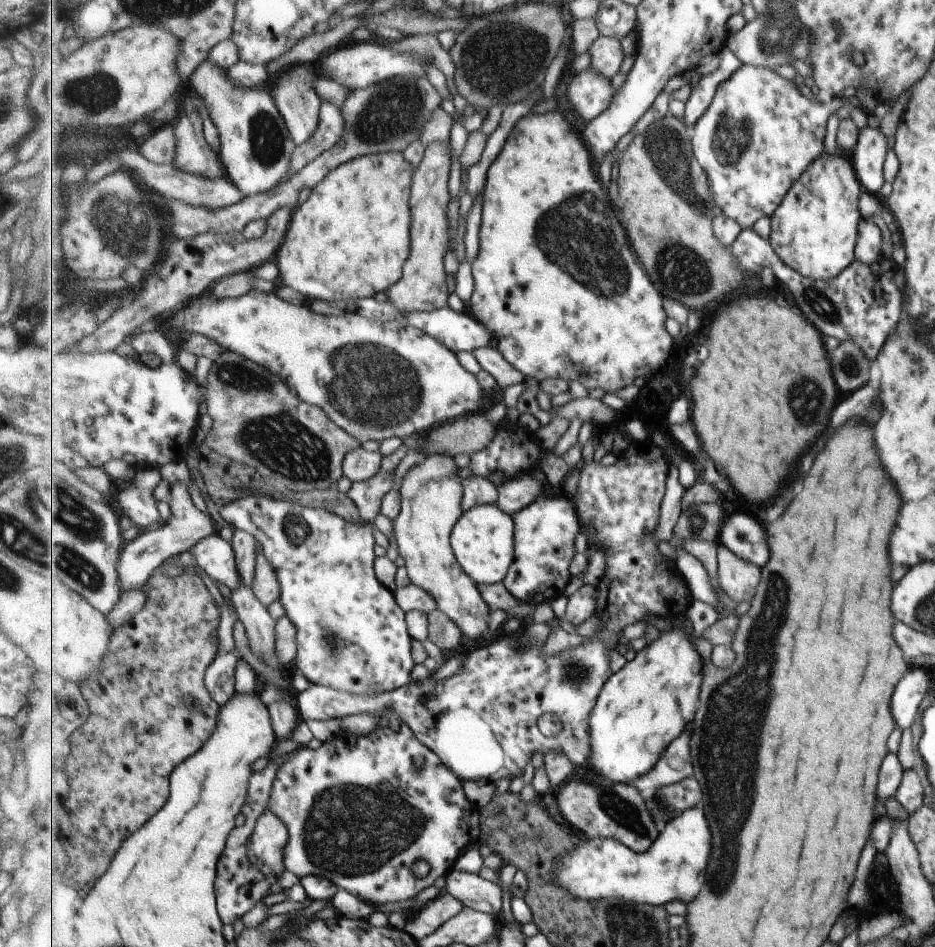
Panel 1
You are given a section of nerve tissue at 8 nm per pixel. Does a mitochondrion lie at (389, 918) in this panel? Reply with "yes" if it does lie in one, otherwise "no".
no

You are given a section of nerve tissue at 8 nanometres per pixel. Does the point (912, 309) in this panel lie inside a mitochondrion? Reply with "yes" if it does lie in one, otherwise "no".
no

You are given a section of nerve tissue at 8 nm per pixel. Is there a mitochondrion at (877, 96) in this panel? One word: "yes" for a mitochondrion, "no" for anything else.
no

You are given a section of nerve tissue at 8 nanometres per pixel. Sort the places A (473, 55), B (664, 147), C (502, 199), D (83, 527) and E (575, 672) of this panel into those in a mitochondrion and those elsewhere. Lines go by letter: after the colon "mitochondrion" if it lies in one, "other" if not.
A: mitochondrion
B: mitochondrion
C: other
D: mitochondrion
E: mitochondrion

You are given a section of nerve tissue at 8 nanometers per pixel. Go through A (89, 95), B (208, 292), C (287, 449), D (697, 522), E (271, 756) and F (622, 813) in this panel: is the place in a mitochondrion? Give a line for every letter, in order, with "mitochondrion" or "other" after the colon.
A: mitochondrion
B: other
C: mitochondrion
D: mitochondrion
E: other
F: mitochondrion

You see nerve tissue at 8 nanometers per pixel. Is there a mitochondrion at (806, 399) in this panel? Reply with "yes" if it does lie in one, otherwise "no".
yes

